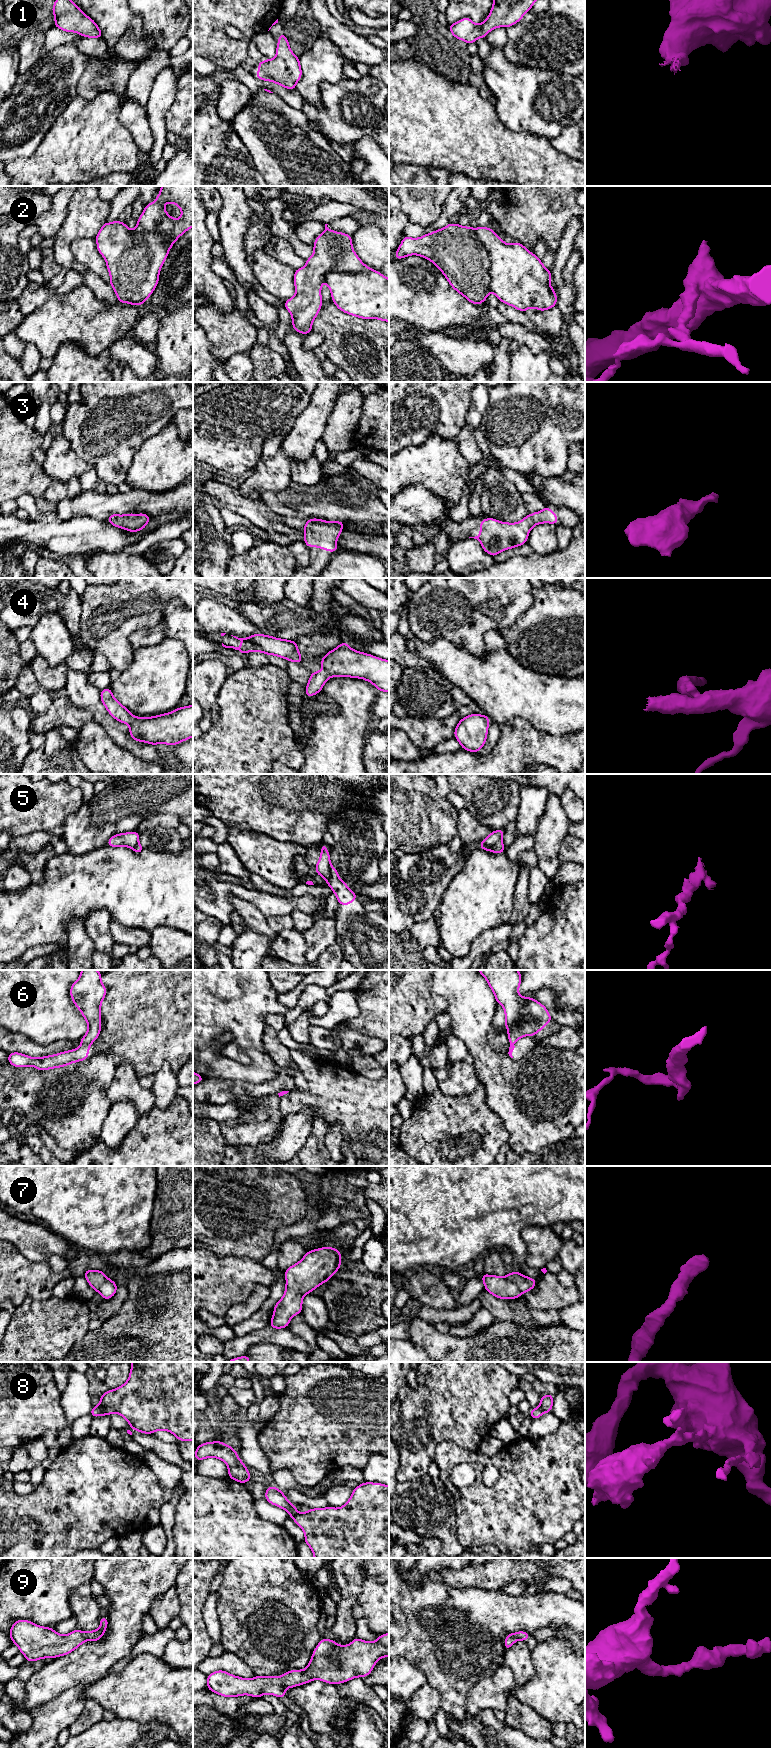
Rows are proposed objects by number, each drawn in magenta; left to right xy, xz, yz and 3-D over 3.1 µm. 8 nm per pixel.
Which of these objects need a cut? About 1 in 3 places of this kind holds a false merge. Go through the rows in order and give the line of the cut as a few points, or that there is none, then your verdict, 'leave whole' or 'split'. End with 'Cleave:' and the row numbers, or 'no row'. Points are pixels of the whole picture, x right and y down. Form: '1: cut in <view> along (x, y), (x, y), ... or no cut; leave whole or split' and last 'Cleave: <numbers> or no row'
1: no cut; leave whole
2: cut in yz along (474, 229), (487, 253), (490, 291); split
3: no cut; leave whole
4: cut in xz along (324, 668), (330, 676); split
5: cut in yz along (501, 839), (493, 845), (483, 845), (481, 843); split
6: cut in xy along (82, 1042), (90, 1043); split
7: no cut; leave whole
8: cut in xy along (98, 1405), (104, 1414); split
9: no cut; leave whole
Cleave: 2, 4, 5, 6, 8

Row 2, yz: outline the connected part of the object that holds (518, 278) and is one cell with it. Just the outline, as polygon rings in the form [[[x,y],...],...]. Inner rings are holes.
[[[477,227],[475,230],[478,238],[485,246],[489,257],[490,292],[494,293],[499,301],[521,312],[525,312],[529,308],[545,311],[557,305],[555,289],[550,286],[552,278],[551,270],[546,269],[542,261],[534,253],[529,252],[528,249],[519,242],[506,244],[489,227]]]

